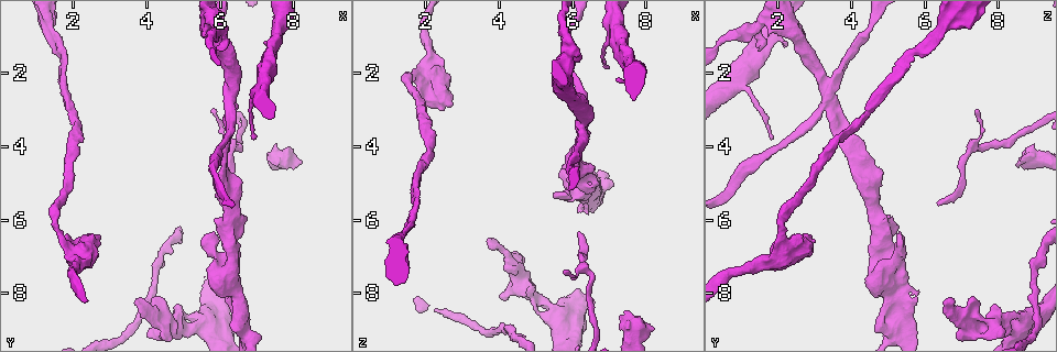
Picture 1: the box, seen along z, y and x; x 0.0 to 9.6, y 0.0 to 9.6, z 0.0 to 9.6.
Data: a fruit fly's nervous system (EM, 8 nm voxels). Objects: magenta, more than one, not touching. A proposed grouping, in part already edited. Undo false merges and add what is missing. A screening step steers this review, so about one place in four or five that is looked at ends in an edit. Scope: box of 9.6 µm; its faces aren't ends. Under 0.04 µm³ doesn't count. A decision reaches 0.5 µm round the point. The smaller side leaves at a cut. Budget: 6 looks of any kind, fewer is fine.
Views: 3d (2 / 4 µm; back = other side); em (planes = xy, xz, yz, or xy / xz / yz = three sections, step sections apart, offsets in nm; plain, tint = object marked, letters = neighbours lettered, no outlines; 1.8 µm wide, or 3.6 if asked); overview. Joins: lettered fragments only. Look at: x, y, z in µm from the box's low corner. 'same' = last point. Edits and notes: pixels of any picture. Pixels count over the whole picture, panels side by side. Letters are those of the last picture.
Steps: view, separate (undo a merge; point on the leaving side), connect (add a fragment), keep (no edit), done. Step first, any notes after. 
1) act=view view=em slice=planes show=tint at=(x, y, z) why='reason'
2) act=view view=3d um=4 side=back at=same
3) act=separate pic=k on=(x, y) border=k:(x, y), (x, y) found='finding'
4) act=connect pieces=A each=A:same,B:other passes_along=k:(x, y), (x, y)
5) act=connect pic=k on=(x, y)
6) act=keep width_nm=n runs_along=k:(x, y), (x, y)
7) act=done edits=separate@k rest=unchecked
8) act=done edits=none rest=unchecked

act=view view=3d um=4 at=(3.95, 9.15, 8.15) why='branch stops here'

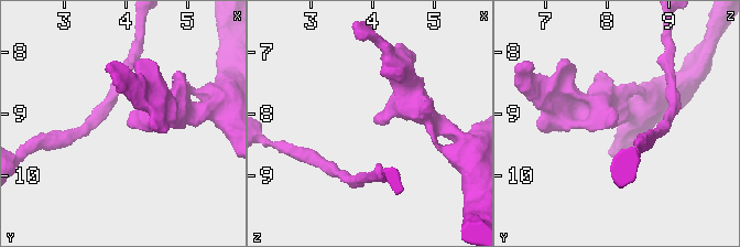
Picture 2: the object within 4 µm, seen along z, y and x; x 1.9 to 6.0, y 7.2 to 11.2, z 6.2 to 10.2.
act=view view=em slice=planes show=plain at=(4.00, 9.15, 8.10) why='now the EM'

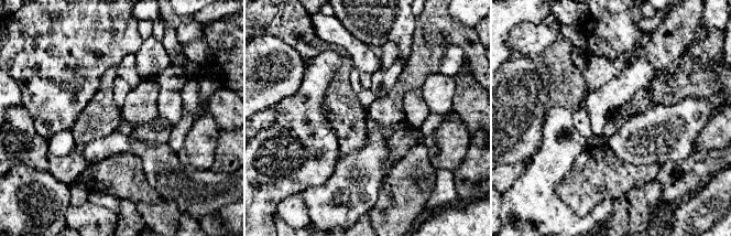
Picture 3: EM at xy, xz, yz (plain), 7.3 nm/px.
act=view view=em slice=planes show=letters at=same why='what lies round it'

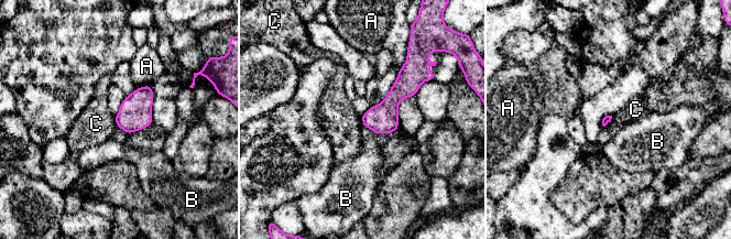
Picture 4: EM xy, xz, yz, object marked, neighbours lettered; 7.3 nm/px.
act=keep each=A:other,B:other,C:other found='none of them fits'

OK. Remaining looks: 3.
act=view view=3d um=2 at=(6.20, 5.60, 6.35) why='branch stops here'

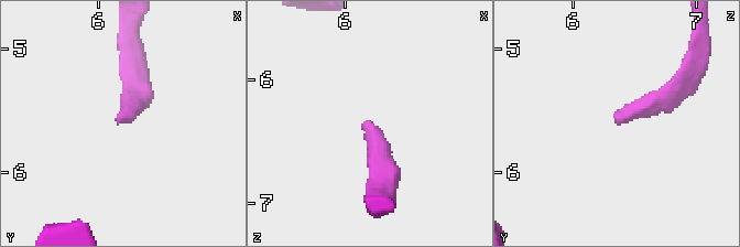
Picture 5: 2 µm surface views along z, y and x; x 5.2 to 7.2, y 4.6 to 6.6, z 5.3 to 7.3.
act=view view=em slice=planes show=tint at=(6.16, 5.56, 6.30) why='shape alone is not enough'

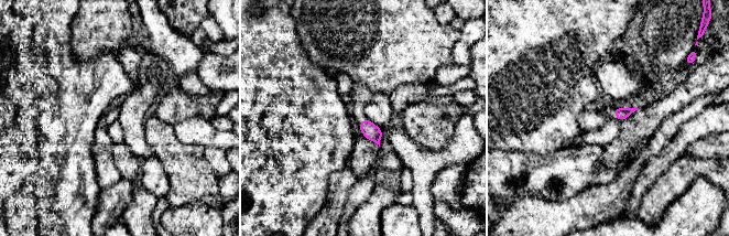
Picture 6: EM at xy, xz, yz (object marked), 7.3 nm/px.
act=view view=em slice=planes show=letters at=same

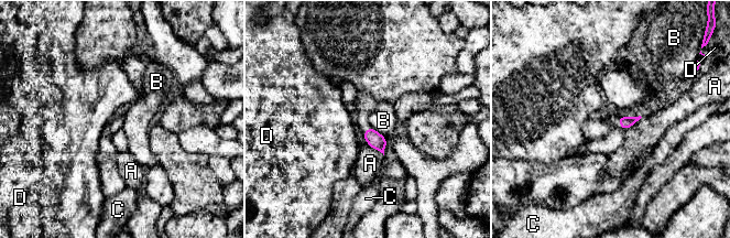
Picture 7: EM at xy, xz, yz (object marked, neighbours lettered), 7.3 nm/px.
act=keep longest_contact=A:180nm each=A:other,B:other,C:other,D:other border=7:(371, 127), (384, 136) found='no lettered fragment goes on from it'

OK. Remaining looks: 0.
act=done edits=none rest=unchecked

